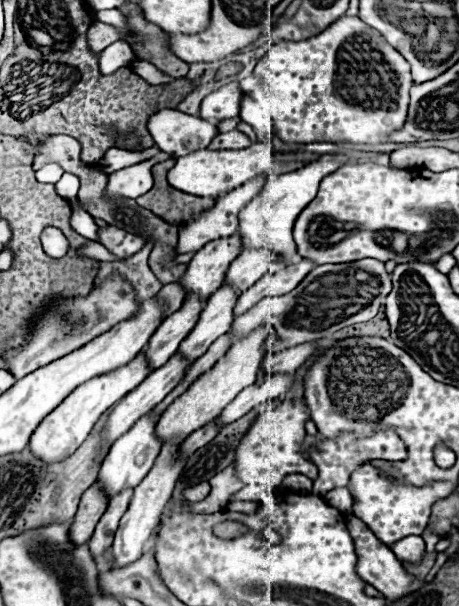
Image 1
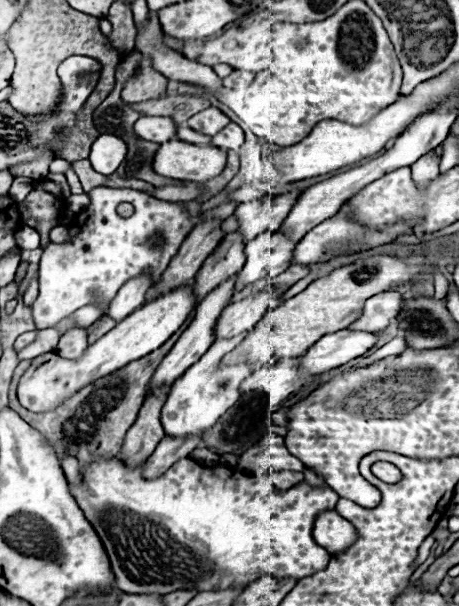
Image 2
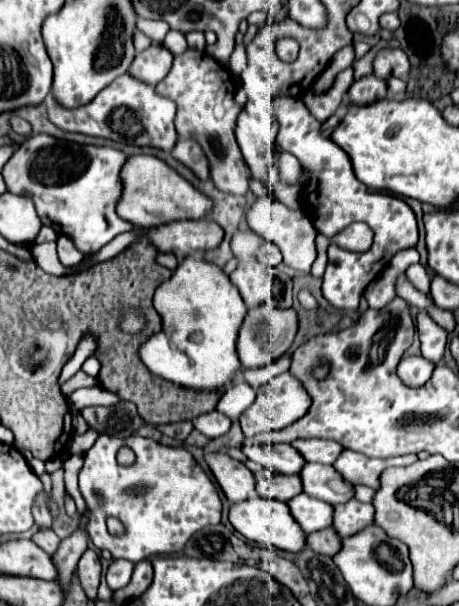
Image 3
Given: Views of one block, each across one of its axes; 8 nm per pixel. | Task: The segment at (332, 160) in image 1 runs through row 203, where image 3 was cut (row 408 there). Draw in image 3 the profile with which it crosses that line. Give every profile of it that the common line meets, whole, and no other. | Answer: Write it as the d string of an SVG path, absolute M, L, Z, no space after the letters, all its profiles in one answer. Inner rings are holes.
M284 372L284 374L276 376L276 378L272 378L268 384L258 388L256 402L240 416L242 432L244 432L246 438L252 438L252 436L256 436L260 432L284 430L286 426L290 426L292 422L298 422L298 418L308 414L308 410L310 410L310 398L306 394L306 388L290 372Z

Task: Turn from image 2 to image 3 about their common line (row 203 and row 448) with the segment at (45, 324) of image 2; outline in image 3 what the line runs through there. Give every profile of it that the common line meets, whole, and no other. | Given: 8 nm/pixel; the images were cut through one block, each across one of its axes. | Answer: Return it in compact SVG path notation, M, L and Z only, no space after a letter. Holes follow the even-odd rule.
M102 434L84 454L84 466L78 478L80 492L90 510L90 540L98 550L108 550L116 560L124 558L136 564L154 554L176 554L186 546L194 532L210 524L220 524L222 520L222 502L218 490L186 448L162 446L140 436L112 438ZM122 446L128 446L136 454L134 464L122 466L116 460ZM132 486L144 486L146 490L132 496L128 494L128 488ZM110 516L120 518L120 522L126 526L124 536L108 534L106 518Z

